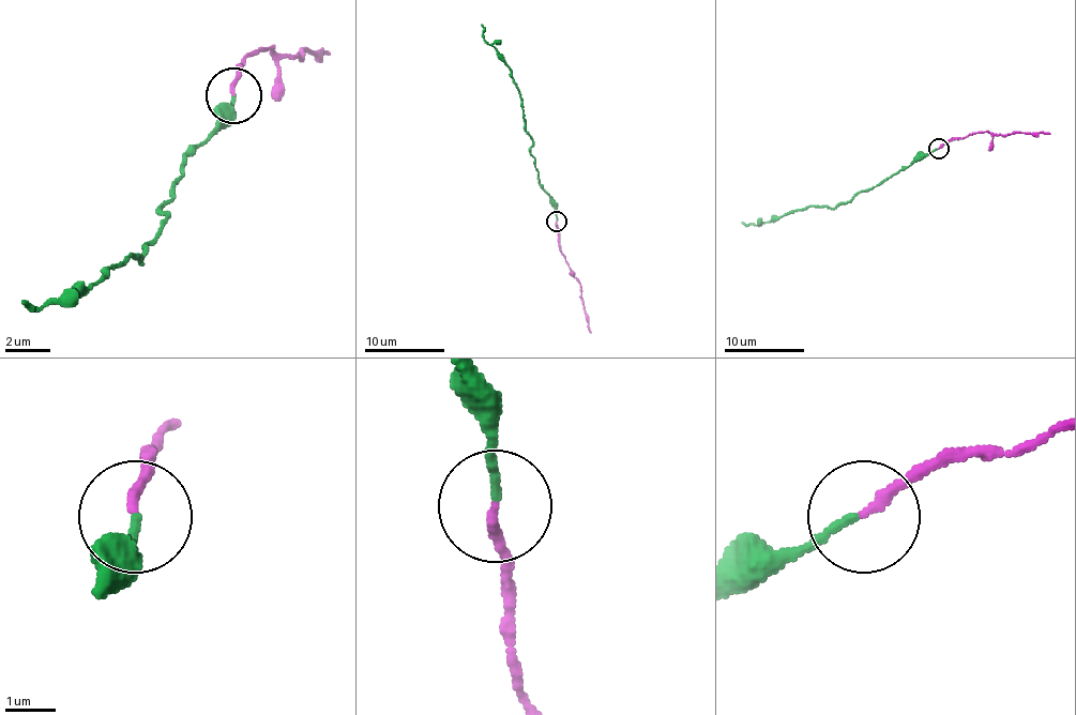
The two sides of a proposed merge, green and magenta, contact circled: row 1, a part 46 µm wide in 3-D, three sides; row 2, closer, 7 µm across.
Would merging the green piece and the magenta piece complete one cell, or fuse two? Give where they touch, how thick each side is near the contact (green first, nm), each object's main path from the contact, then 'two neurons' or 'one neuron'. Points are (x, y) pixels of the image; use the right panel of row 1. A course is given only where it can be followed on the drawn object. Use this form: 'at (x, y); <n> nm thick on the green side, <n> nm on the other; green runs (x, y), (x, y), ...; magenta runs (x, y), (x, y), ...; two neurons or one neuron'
at (938, 149); 150 nm thick on the green side, 200 nm on the other; green runs (937, 148), (921, 154), (899, 171), (833, 208), (805, 206), (756, 226), (742, 222); magenta runs (939, 148), (974, 132), (1050, 134); one neuron

